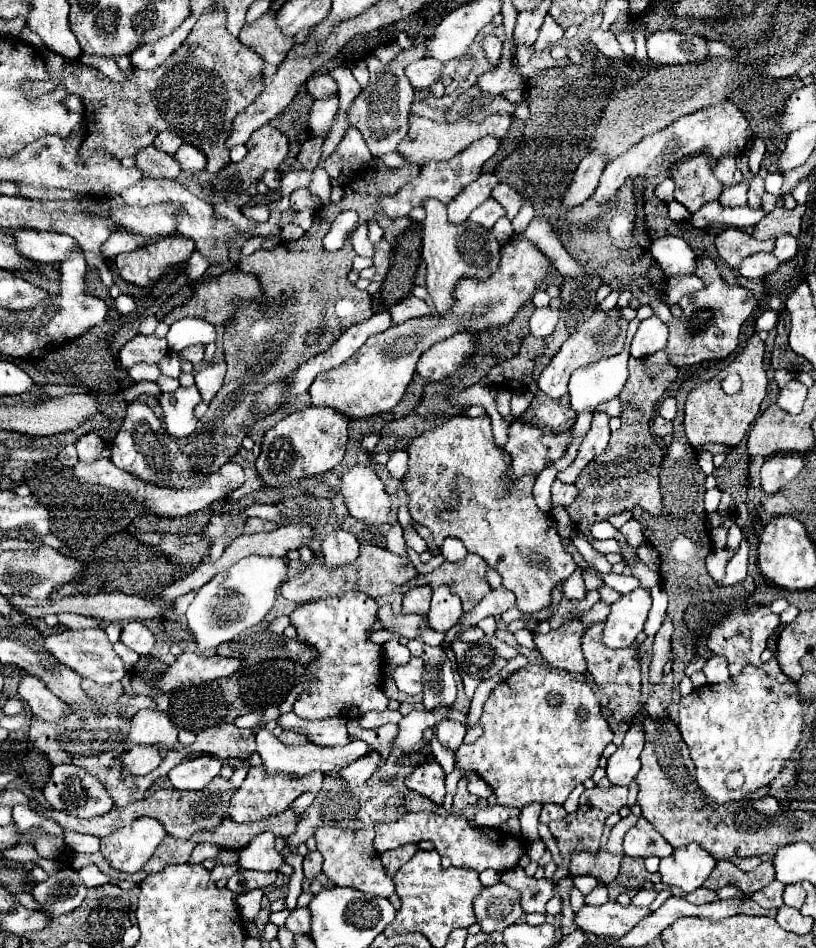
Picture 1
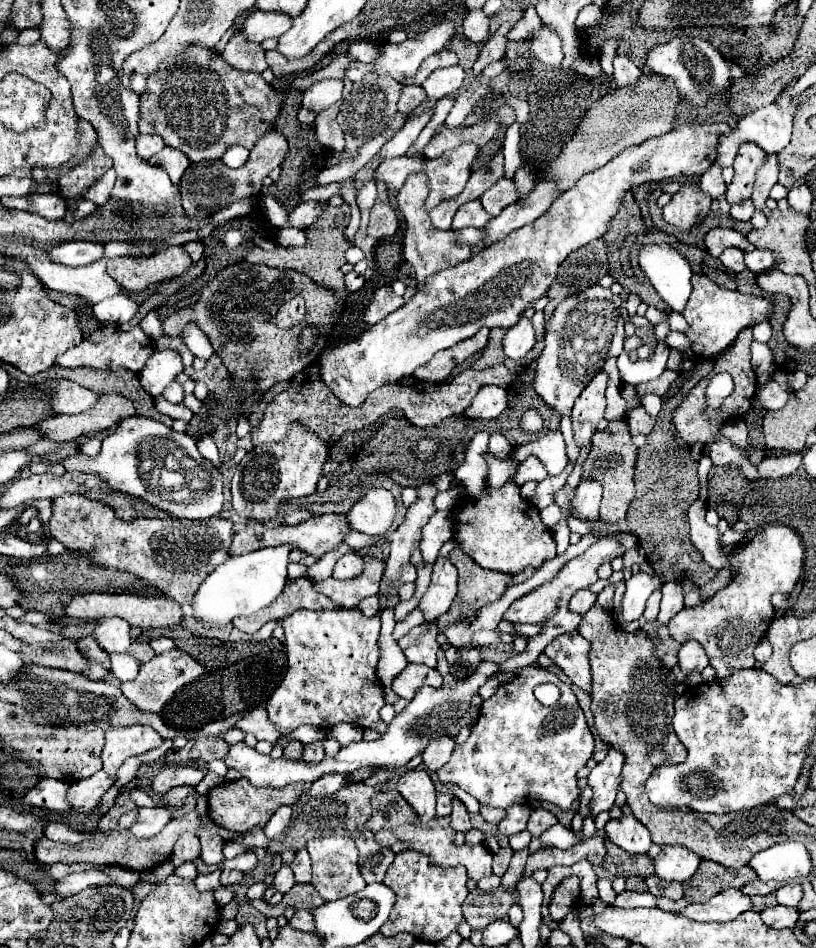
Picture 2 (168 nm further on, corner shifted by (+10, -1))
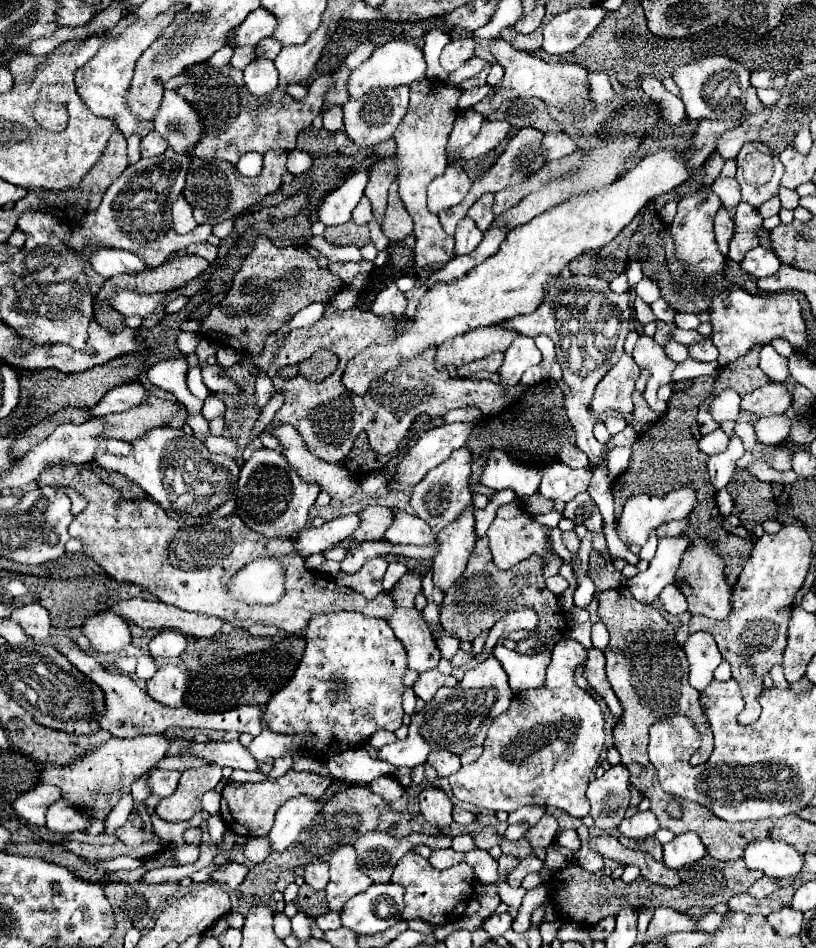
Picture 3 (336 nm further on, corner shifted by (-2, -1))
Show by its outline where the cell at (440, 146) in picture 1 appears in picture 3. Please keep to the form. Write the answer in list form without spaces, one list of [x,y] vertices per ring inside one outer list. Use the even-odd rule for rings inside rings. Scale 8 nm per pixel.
[[[485,120],[483,126],[481,126],[481,132],[473,138],[473,142],[469,142],[461,152],[447,152],[449,158],[457,156],[461,160],[471,160],[471,158],[477,158],[477,156],[483,156],[487,154],[489,150],[493,150],[501,140],[507,138],[509,134],[509,128],[511,124],[509,122],[489,122]]]

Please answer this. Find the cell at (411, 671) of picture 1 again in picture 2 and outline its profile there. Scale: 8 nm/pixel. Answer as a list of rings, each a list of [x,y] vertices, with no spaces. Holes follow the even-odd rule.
[[[407,664],[407,668],[393,680],[393,690],[401,698],[411,700],[425,684],[439,688],[443,684],[443,678],[435,668],[429,668],[425,664]]]

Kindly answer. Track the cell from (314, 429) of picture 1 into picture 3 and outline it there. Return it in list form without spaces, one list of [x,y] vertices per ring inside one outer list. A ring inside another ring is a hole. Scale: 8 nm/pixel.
[[[261,448],[261,450],[253,452],[253,456],[241,468],[235,512],[251,530],[255,530],[267,538],[293,538],[299,530],[305,528],[305,524],[309,520],[307,512],[315,504],[319,492],[321,492],[321,488],[317,488],[317,484],[305,484],[305,480],[301,480],[301,476],[297,476],[297,472],[293,472],[293,468],[289,468],[289,464],[285,464],[285,458],[281,454]]]

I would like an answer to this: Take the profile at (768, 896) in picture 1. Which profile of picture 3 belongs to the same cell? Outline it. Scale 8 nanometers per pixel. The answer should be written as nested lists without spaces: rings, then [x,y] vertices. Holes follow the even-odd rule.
[[[763,876],[761,880],[757,880],[749,890],[747,894],[755,896],[755,898],[767,898],[769,894],[773,894],[775,890],[779,890],[779,884],[777,884],[777,878],[769,878],[769,876]]]

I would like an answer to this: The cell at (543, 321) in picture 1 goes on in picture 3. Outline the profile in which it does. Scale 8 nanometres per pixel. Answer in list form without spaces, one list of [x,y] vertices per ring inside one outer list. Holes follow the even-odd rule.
[[[519,334],[513,344],[507,348],[505,352],[505,360],[503,366],[499,368],[499,378],[503,380],[503,384],[519,384],[521,374],[533,366],[541,362],[541,352],[535,346],[531,336],[523,336]]]

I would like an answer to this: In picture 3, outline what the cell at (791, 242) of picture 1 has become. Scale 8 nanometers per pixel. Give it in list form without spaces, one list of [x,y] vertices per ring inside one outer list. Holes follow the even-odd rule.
[[[757,246],[753,248],[751,252],[747,252],[745,260],[741,262],[741,268],[755,276],[755,278],[765,278],[765,276],[773,276],[777,270],[779,270],[781,262],[779,258],[773,254],[773,250],[769,248],[763,248],[763,246]]]

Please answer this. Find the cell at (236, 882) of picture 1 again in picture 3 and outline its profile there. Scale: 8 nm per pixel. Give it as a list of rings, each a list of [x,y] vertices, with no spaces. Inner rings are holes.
[[[229,862],[225,866],[221,866],[215,874],[213,874],[213,880],[215,882],[221,882],[221,884],[227,884],[229,888],[237,888],[245,876],[247,876],[249,868],[245,864],[237,864],[237,862]]]

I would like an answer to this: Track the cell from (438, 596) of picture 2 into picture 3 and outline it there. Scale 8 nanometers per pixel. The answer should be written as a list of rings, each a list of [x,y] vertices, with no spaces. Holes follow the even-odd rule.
[[[471,510],[463,512],[439,532],[439,552],[433,558],[433,582],[441,592],[447,592],[465,572],[475,540],[475,518]]]

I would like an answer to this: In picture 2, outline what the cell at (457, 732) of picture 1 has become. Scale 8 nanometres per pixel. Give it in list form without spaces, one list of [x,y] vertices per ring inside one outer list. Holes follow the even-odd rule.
[[[441,738],[441,740],[435,740],[433,744],[429,744],[429,748],[425,748],[425,752],[421,754],[423,768],[427,772],[437,772],[439,768],[443,768],[451,758],[453,746],[455,746],[453,738]]]

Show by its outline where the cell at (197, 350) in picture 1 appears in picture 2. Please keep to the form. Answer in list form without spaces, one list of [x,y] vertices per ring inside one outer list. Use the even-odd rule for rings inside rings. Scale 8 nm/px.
[[[155,350],[145,362],[143,372],[139,372],[139,382],[145,392],[153,398],[159,398],[163,390],[183,372],[183,362],[175,350]]]

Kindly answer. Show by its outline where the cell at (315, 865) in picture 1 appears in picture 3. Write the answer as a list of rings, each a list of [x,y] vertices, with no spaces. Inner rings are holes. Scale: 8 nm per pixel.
[[[313,860],[313,862],[305,864],[303,878],[315,890],[325,890],[325,886],[329,882],[329,864],[323,860]]]

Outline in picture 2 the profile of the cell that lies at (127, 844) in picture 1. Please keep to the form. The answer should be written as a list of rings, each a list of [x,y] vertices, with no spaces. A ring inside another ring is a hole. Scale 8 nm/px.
[[[139,808],[137,822],[131,826],[131,832],[137,838],[151,838],[165,828],[171,820],[171,810],[167,808]]]

